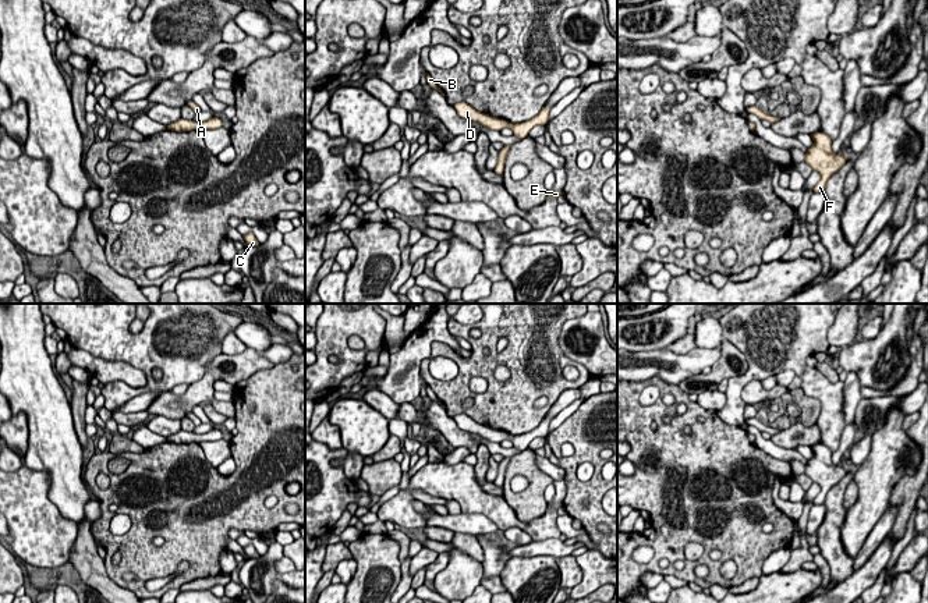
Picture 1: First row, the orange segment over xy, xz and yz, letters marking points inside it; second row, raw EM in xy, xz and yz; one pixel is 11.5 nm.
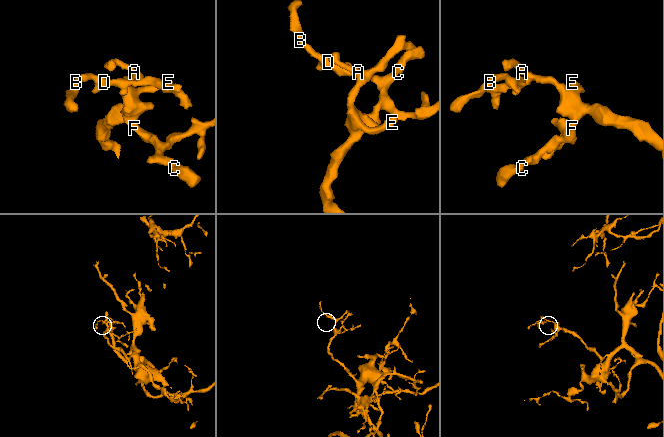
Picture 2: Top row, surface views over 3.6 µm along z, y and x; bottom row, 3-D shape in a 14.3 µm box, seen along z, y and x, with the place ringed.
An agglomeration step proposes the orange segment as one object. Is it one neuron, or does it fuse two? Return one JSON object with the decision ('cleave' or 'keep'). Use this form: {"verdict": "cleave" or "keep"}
{"verdict": "keep"}

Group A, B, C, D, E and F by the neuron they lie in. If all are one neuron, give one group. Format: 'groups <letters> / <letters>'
groups A B C D E F

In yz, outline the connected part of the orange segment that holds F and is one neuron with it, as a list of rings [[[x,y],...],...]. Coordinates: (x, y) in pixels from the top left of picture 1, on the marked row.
[[[822,131],[810,134],[814,145],[807,148],[804,163],[821,175],[819,182],[812,192],[825,192],[829,178],[839,171],[847,162],[846,153],[835,153],[832,150],[832,139]]]

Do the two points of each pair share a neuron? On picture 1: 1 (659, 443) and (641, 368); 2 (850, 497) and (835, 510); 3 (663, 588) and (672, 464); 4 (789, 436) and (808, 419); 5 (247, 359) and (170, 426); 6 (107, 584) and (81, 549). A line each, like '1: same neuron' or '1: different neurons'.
1: different neurons
2: different neurons
3: different neurons
4: different neurons
5: different neurons
6: same neuron

